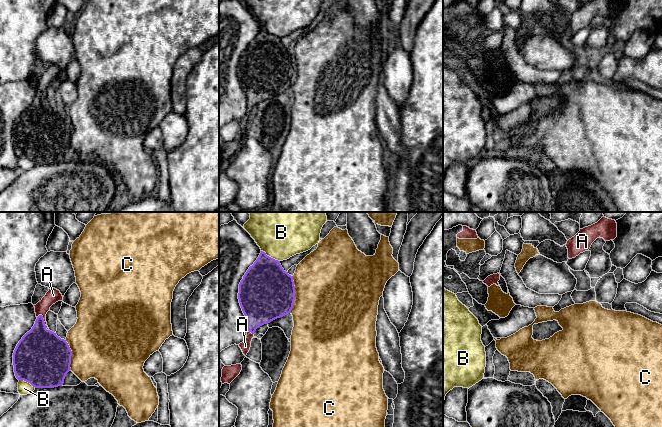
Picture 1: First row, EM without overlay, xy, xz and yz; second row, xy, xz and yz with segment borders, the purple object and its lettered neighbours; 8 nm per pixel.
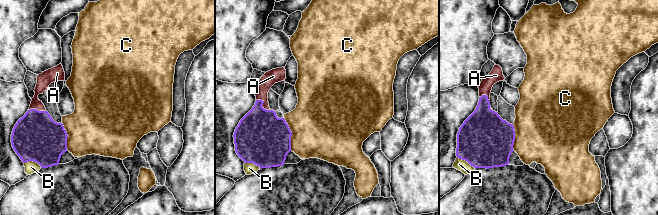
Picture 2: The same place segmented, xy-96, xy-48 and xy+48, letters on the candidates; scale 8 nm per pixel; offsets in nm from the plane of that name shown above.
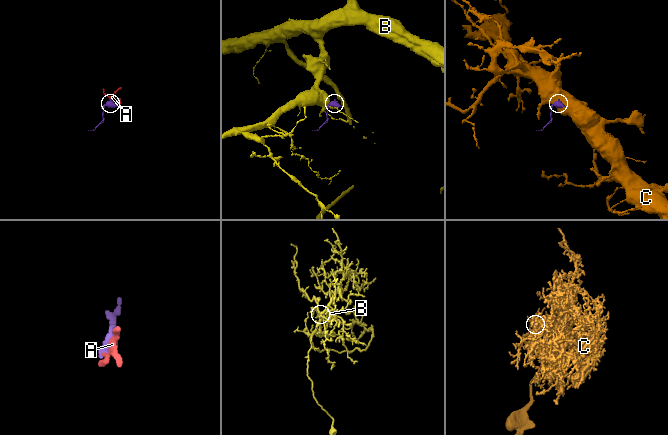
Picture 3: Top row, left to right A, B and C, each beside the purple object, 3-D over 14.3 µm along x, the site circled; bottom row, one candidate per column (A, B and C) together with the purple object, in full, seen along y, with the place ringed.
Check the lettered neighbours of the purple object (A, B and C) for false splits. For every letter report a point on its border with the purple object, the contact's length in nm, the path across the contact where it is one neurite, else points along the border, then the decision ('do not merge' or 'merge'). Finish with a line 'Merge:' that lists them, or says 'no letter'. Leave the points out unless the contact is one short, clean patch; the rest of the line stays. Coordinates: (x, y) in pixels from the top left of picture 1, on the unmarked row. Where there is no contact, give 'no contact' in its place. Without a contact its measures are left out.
A: contact xy (44, 98); length 150 nm; merge
B: contact xz (270, 33); length 180 nm; do not merge
C: contact xz (294, 70); length 300 nm; border xz (293, 52), (294, 79), (290, 88); do not merge
Merge: A

